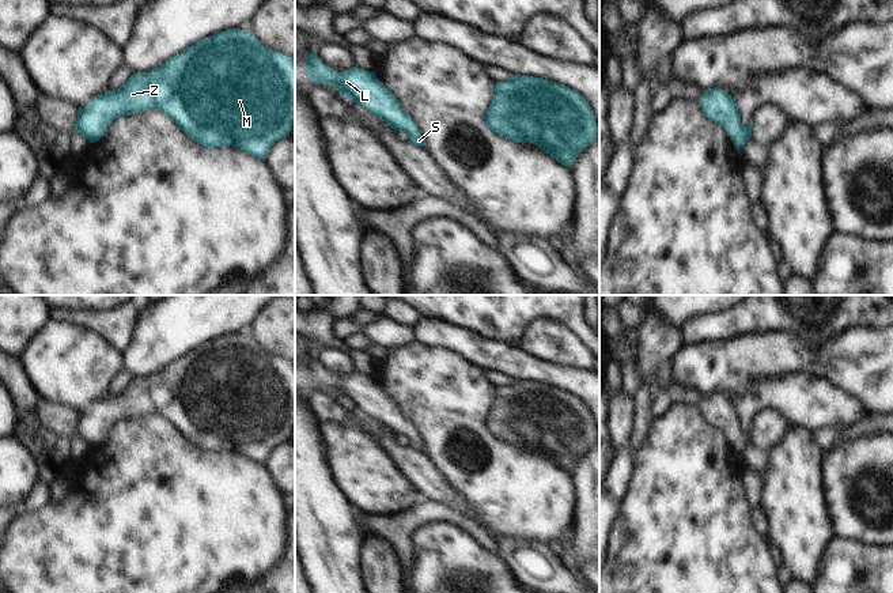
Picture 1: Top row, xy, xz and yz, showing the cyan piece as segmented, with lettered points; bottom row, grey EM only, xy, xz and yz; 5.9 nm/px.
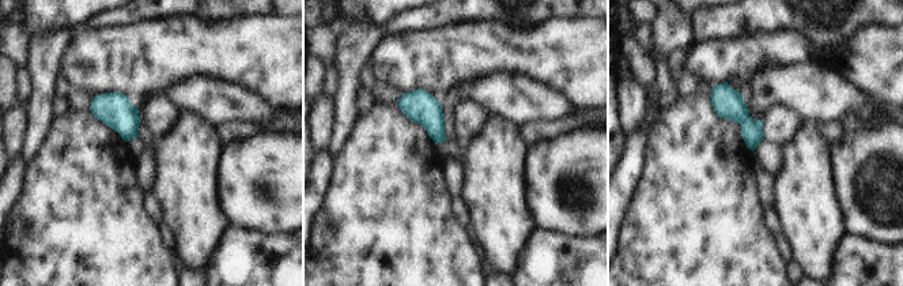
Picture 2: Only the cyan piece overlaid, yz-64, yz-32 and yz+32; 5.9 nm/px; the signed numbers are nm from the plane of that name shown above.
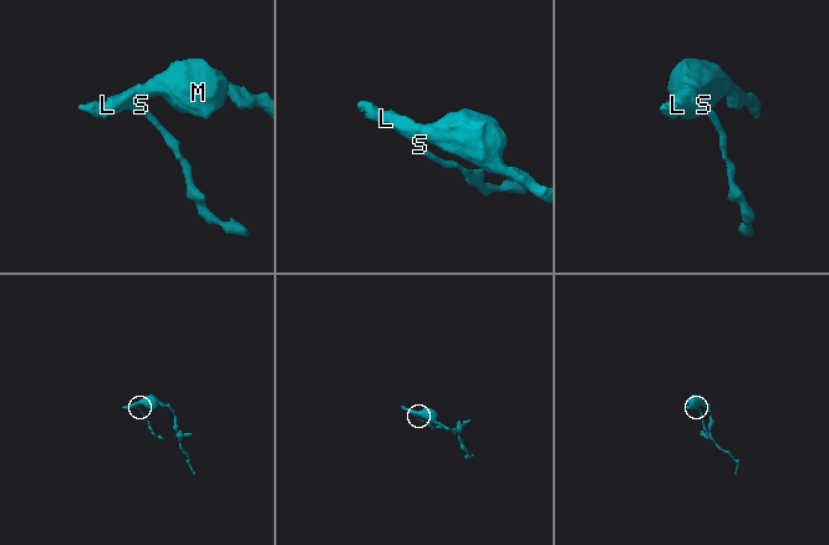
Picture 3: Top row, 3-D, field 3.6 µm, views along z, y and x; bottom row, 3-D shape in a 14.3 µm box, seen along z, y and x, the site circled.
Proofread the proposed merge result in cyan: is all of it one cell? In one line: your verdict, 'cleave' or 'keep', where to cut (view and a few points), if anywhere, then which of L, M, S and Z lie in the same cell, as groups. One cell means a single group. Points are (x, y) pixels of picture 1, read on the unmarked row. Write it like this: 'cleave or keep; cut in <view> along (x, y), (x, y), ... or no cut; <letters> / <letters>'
keep; no cut; L M S Z

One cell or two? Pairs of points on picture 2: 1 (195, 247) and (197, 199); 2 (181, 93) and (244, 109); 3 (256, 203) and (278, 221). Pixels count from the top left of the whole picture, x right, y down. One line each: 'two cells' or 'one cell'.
1: one cell
2: one cell
3: one cell

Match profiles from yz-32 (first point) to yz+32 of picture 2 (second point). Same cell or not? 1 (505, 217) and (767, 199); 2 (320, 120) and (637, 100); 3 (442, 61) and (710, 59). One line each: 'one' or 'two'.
1: two
2: one
3: one

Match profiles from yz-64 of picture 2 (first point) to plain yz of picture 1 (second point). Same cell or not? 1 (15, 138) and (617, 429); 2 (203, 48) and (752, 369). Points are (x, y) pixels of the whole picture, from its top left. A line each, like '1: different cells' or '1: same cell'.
1: same cell
2: same cell

